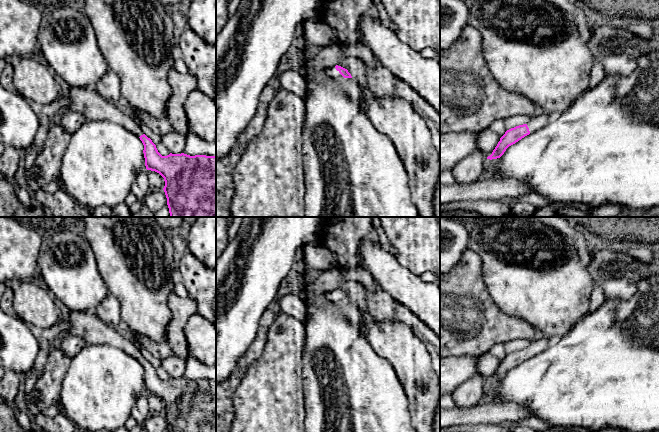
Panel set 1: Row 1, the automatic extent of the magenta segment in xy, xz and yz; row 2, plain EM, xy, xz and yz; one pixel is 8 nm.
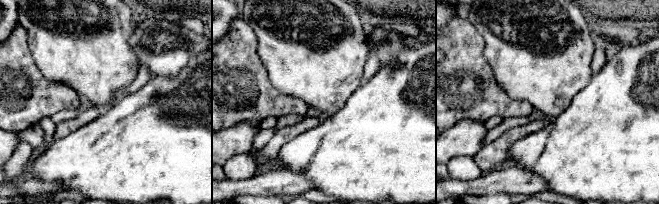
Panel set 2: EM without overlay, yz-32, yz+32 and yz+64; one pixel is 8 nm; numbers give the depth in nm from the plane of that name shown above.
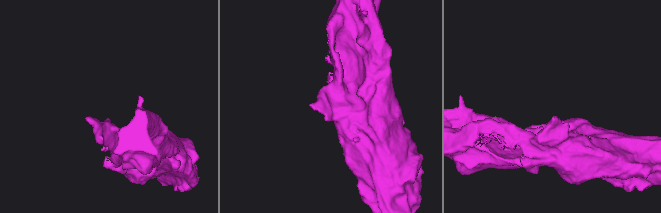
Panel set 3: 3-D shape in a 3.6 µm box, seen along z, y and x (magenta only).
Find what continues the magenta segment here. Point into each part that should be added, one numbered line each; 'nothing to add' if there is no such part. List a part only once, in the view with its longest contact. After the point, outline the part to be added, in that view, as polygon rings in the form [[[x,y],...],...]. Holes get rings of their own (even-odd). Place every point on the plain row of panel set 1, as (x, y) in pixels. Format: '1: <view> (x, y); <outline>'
1: xz (348, 310); [[[335,290],[331,291],[327,295],[328,300],[333,302],[340,310],[341,315],[350,323],[358,326],[363,326],[365,321],[362,318],[362,310],[360,310],[352,302],[344,302]]]

